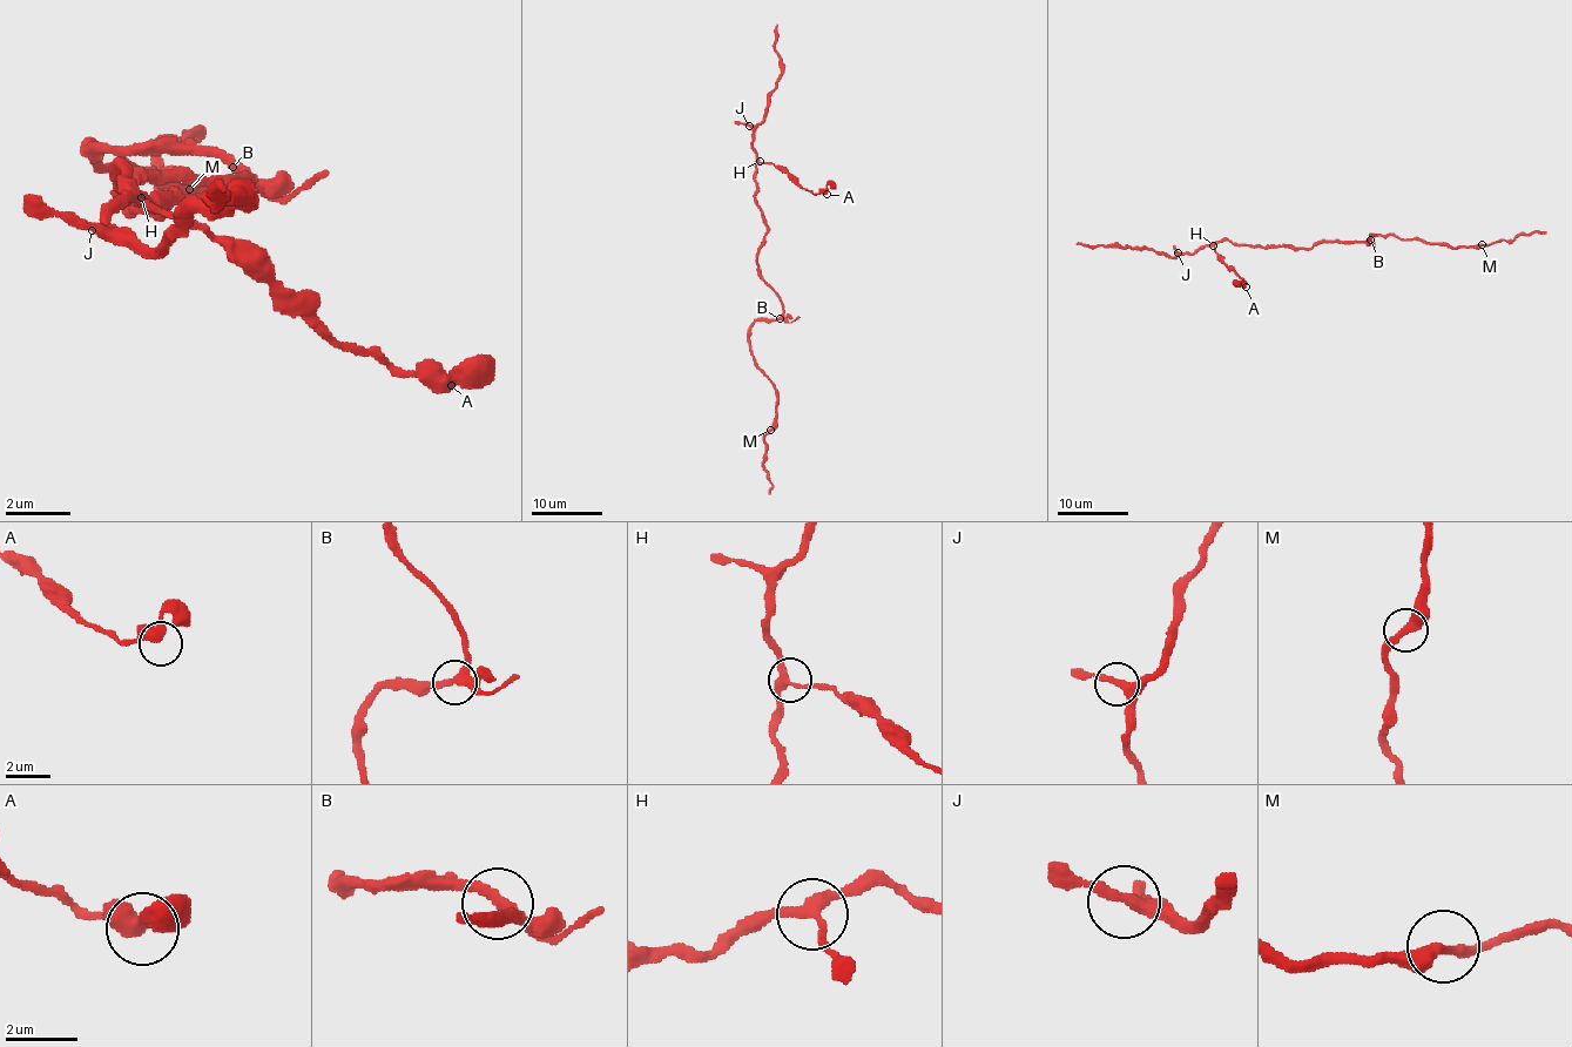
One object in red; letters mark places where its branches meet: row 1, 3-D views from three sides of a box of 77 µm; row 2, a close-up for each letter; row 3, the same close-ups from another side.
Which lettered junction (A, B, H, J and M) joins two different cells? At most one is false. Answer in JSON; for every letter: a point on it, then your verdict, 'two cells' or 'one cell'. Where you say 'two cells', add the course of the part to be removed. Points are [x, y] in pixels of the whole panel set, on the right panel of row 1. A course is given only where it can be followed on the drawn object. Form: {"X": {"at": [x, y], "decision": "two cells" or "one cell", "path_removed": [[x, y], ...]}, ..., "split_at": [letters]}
{"A": {"at": [1246, 286], "decision": "one cell"}, "B": {"at": [1370, 240], "decision": "two cells"}, "H": {"at": [1213, 245], "decision": "one cell"}, "J": {"at": [1178, 252], "decision": "one cell"}, "M": {"at": [1482, 244], "decision": "one cell"}, "split_at": ["B"]}

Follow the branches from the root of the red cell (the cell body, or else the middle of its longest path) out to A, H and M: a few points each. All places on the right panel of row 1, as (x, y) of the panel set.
A: (1322, 241), (1308, 249), (1218, 241), (1214, 251), (1246, 286)
H: (1322, 241), (1308, 249), (1260, 248), (1227, 241), (1218, 241), (1213, 245)
M: (1322, 241), (1365, 241), (1371, 235), (1397, 235), (1450, 248), (1478, 248), (1482, 244)

